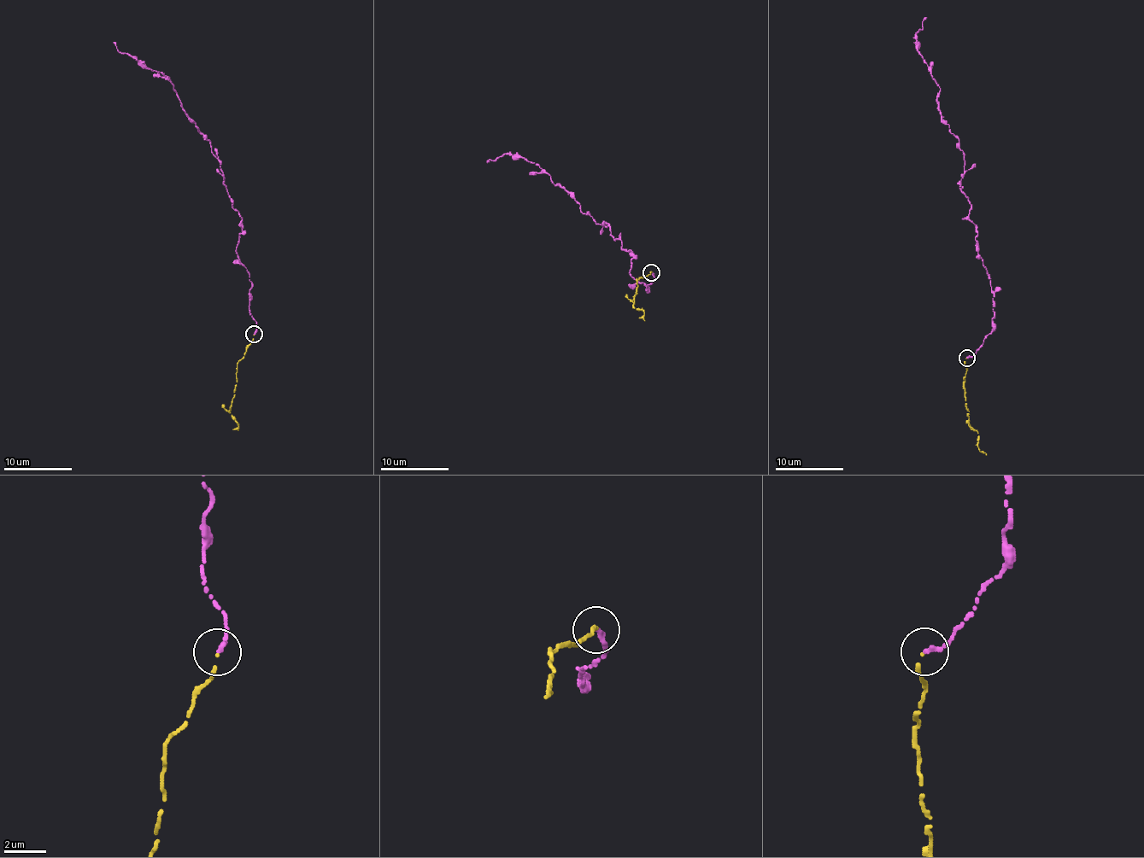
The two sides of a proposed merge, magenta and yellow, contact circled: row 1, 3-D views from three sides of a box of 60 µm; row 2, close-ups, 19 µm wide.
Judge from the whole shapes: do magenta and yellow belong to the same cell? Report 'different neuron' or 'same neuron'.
same neuron

